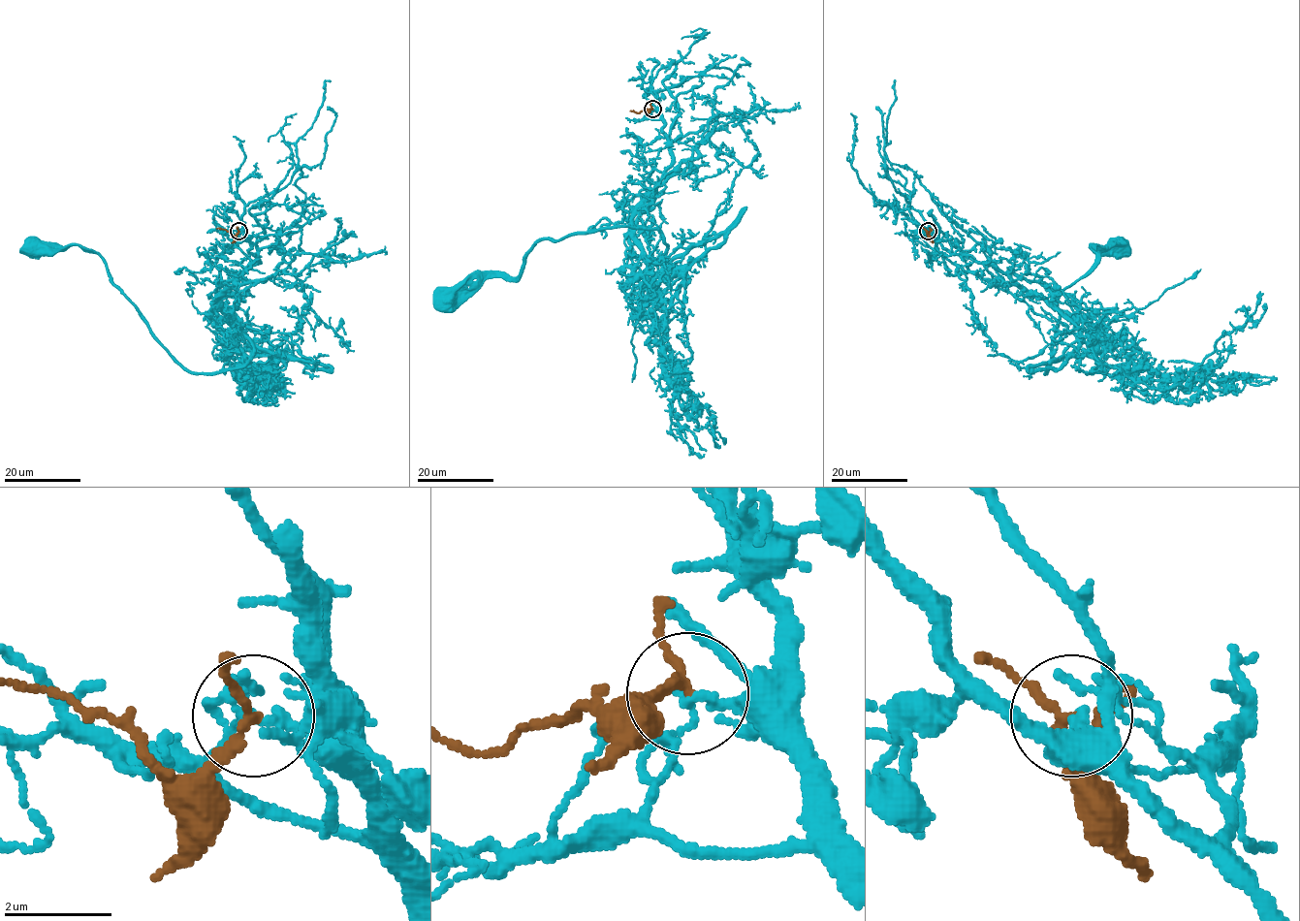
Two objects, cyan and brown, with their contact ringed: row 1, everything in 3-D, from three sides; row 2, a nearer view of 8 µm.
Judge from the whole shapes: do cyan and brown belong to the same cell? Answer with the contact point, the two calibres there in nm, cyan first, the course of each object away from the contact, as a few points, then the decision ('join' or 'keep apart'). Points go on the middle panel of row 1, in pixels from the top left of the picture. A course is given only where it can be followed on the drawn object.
place (652, 109); calibres 150 and 170 nm; course cyan (652, 110), (672, 165), (633, 241), (659, 262), (656, 229), (576, 232), (445, 302); course brown (652, 109), (638, 113), (630, 111); keep apart

